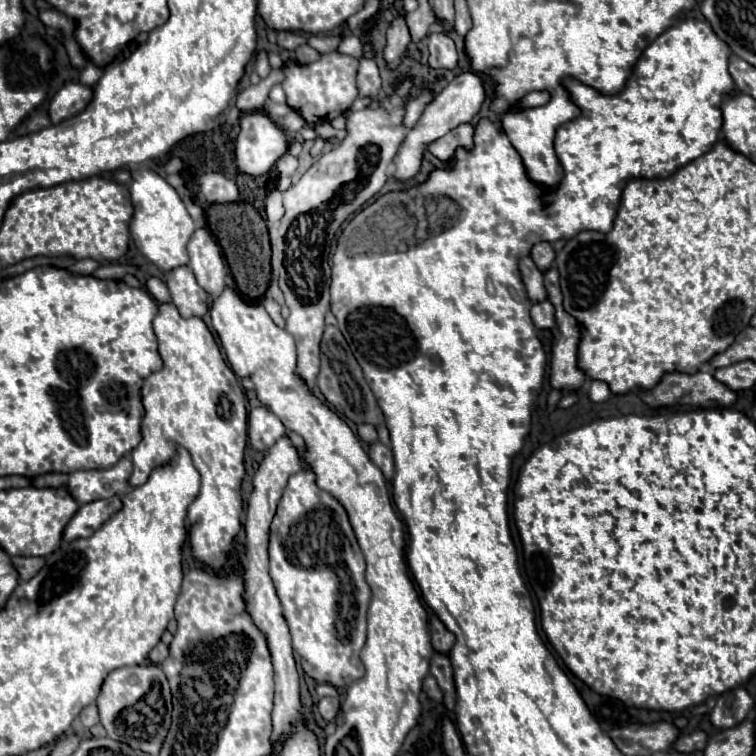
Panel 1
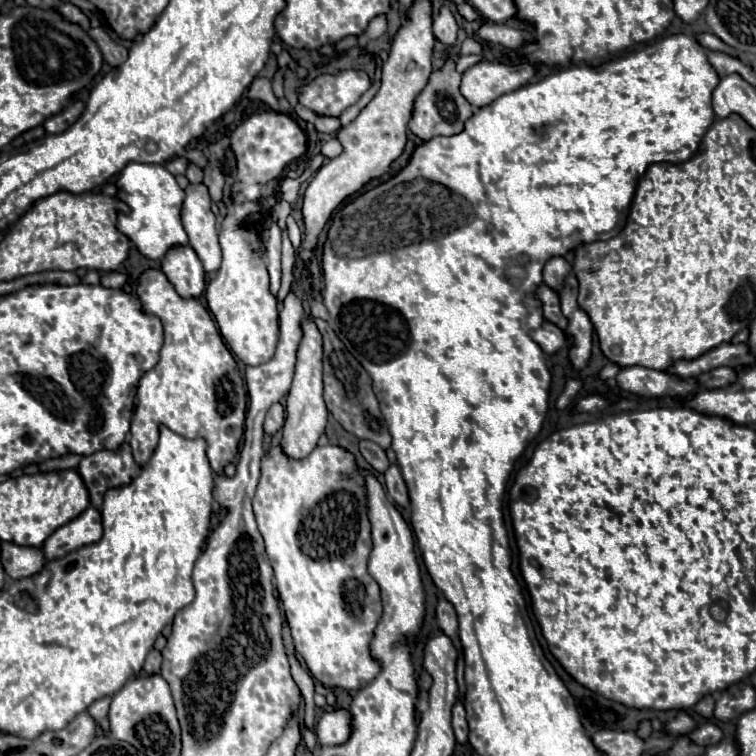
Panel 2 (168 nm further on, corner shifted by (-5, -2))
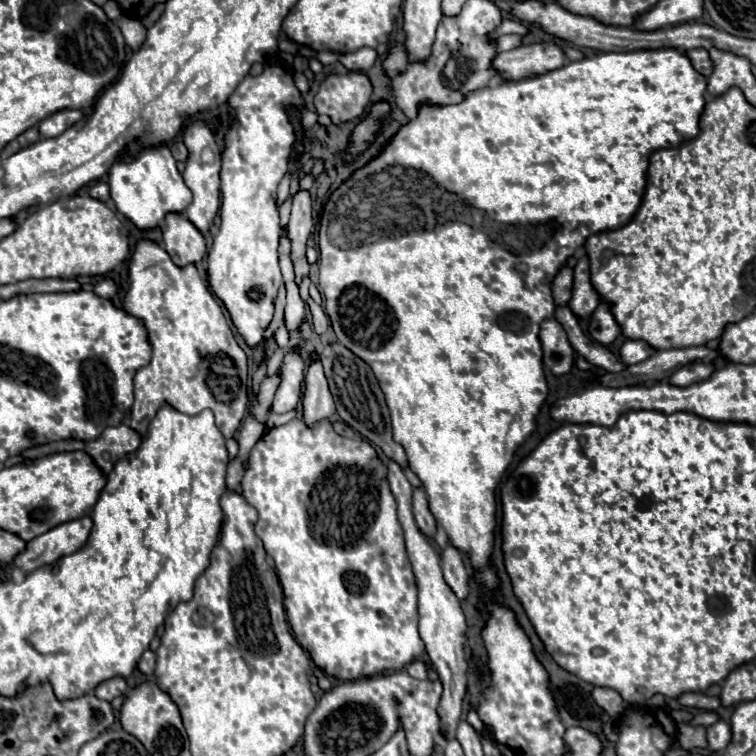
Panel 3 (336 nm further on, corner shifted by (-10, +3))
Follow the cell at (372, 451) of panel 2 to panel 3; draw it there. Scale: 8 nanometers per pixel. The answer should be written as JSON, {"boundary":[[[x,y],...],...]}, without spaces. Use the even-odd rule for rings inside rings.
{"boundary":[[[386,461],[388,467],[388,481],[392,487],[392,495],[398,503],[398,521],[404,529],[406,535],[406,551],[408,551],[408,559],[412,563],[414,575],[416,575],[416,583],[418,583],[418,615],[420,615],[420,637],[426,643],[426,651],[430,657],[432,667],[438,671],[438,677],[444,685],[444,695],[438,707],[440,719],[442,719],[442,733],[446,739],[454,739],[454,731],[458,727],[460,721],[460,713],[462,713],[462,701],[464,701],[464,693],[466,693],[466,619],[464,613],[460,609],[460,601],[454,595],[454,591],[450,589],[450,585],[444,581],[442,575],[442,567],[440,567],[440,555],[436,553],[436,549],[428,543],[428,539],[420,533],[420,529],[416,527],[414,515],[412,515],[412,485],[408,483],[406,475],[402,473],[402,469],[394,463],[394,461]]]}

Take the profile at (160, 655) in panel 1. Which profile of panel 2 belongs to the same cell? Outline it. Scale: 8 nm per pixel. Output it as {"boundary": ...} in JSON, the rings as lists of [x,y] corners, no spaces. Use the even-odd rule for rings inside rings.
{"boundary":[[[153,648],[153,650],[147,654],[147,660],[145,660],[143,670],[145,670],[147,674],[159,674],[159,672],[161,672],[161,662],[163,662],[161,652]]]}

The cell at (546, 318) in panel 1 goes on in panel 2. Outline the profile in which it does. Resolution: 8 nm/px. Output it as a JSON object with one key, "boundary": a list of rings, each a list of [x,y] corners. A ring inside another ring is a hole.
{"boundary":[[[547,320],[543,322],[543,326],[537,332],[533,332],[533,338],[549,354],[557,352],[565,344],[565,332],[559,326],[555,326],[555,324],[547,322]]]}

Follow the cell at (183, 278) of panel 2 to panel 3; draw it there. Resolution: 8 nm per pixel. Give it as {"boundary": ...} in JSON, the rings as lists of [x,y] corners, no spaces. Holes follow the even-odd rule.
{"boundary":[[[168,213],[164,217],[162,229],[164,249],[168,249],[176,265],[198,263],[206,255],[208,247],[204,235],[182,213]]]}

